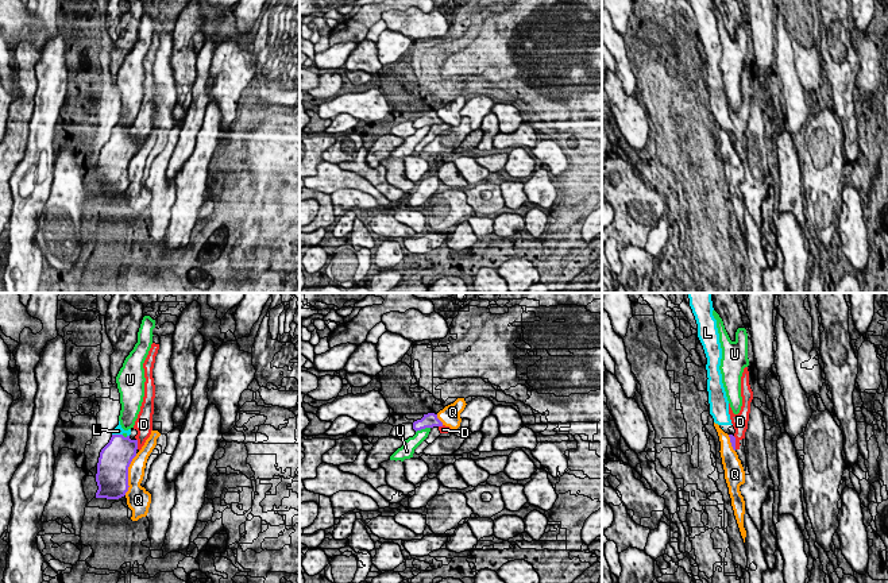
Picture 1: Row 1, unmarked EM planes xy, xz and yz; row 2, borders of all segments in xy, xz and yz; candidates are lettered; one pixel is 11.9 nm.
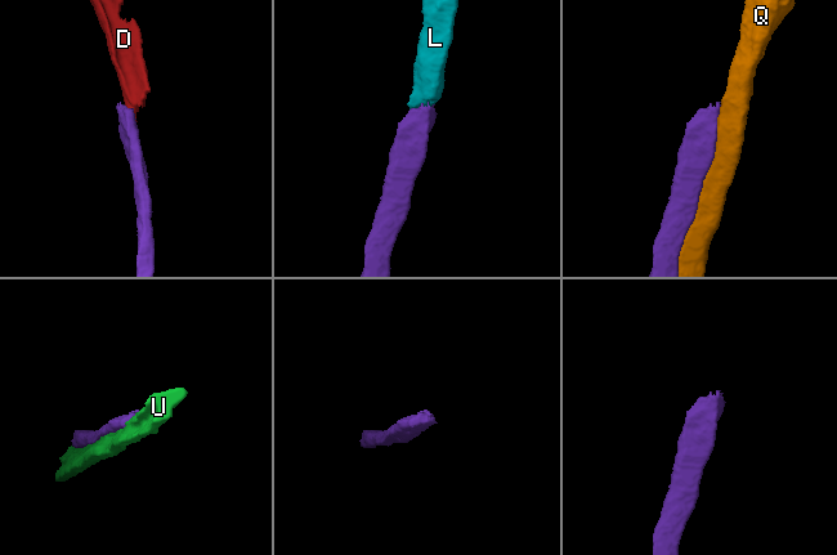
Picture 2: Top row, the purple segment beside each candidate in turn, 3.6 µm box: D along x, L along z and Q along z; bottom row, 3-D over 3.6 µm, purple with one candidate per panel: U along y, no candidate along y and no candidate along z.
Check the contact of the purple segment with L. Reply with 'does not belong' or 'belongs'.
belongs

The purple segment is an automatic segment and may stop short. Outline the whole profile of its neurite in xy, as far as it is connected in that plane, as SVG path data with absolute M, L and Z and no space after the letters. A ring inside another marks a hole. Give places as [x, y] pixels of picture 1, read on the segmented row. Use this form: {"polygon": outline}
{"polygon": "M119 425L112 431L109 443L101 449L96 482L96 498L119 499L128 491L128 467L136 456L138 440L130 439L131 429Z"}

